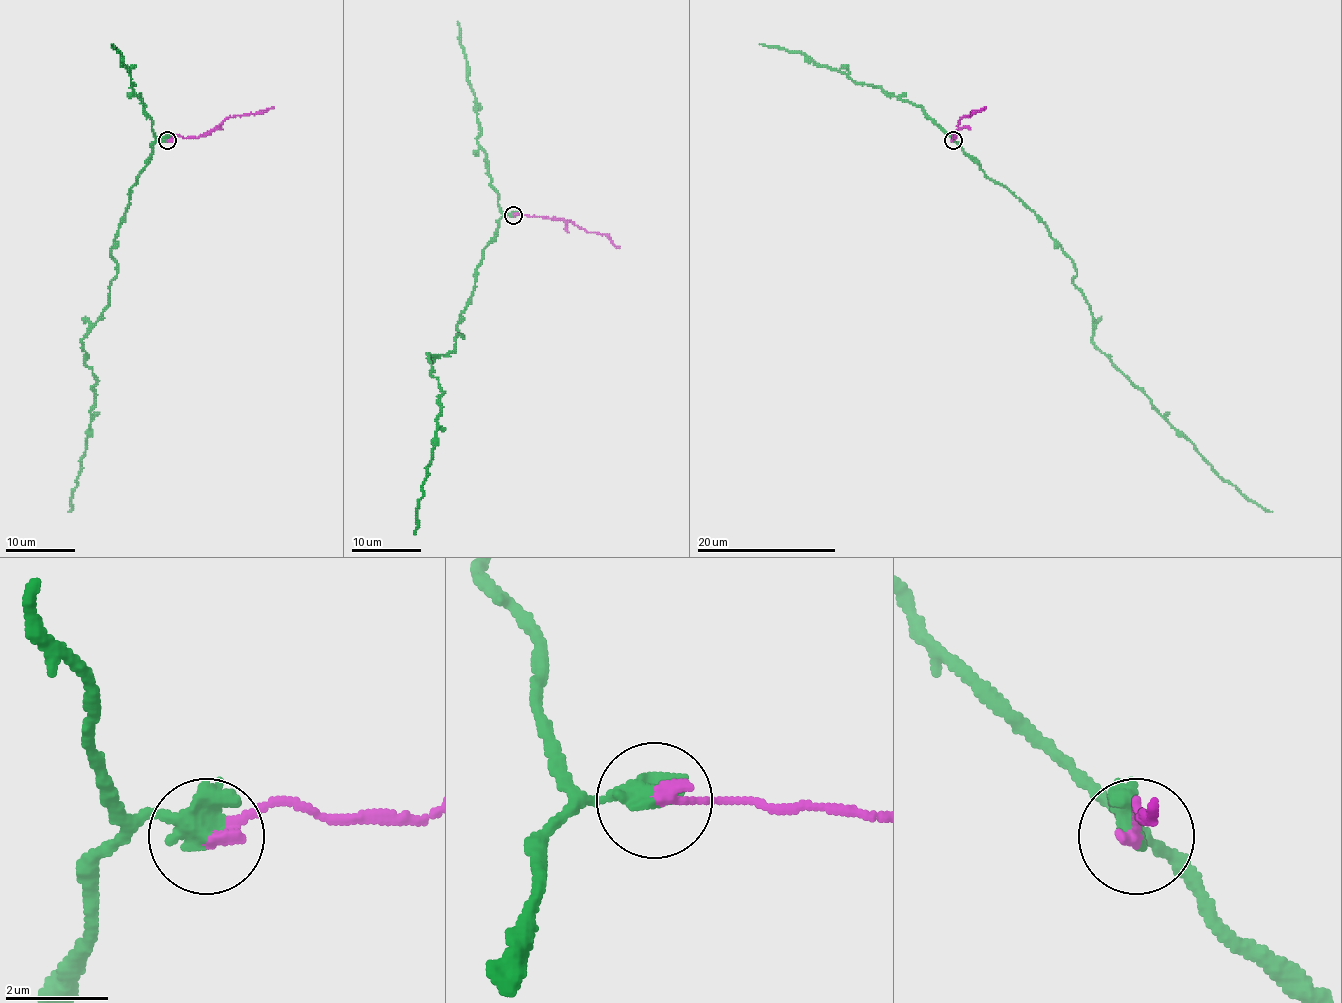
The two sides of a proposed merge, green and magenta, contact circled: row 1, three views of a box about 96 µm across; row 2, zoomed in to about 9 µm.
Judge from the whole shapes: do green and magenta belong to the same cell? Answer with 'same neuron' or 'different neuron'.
different neuron

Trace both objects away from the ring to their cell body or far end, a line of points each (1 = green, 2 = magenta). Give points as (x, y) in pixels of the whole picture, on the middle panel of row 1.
1: (513, 215), (499, 220), (483, 250), (457, 323), (462, 339), (448, 354), (428, 354), (440, 415), (414, 534)
2: (513, 215), (569, 220), (588, 232), (604, 234), (619, 248)

